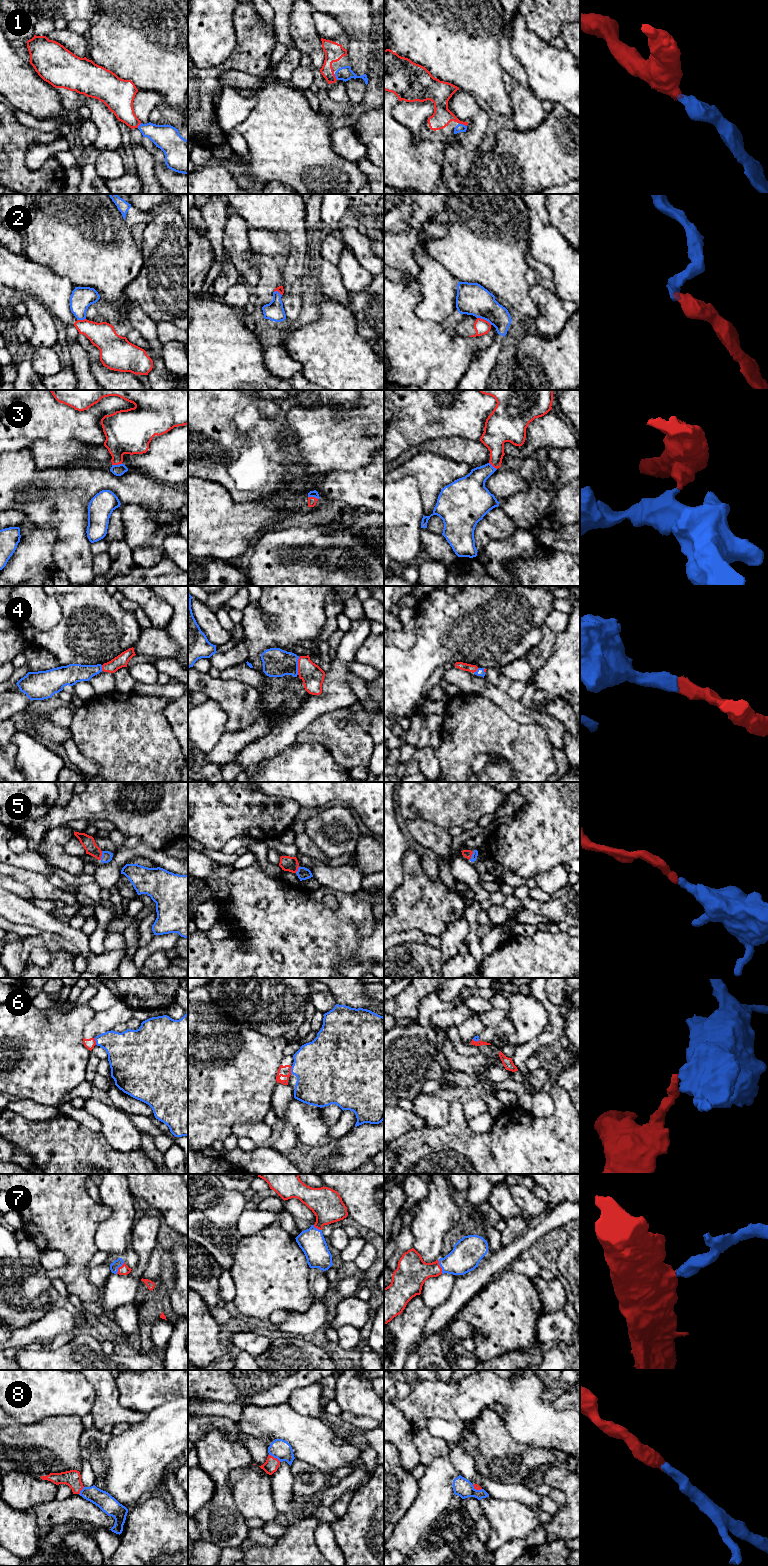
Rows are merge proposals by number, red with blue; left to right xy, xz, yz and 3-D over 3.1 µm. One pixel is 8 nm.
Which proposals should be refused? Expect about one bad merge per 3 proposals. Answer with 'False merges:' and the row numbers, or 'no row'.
False merges: 2, 6

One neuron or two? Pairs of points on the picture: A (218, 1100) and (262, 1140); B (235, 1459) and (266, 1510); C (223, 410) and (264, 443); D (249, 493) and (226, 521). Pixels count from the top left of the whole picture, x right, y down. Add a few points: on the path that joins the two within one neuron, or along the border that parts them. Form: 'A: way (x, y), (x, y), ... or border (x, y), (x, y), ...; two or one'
A: border (263, 1121), (236, 1122), (232, 1126), (231, 1133); two
B: border (252, 1464), (244, 1469), (232, 1472), (232, 1492); two
C: way (226, 422), (247, 443), (252, 443); one
D: border (224, 487), (229, 495), (239, 502), (265, 499); two

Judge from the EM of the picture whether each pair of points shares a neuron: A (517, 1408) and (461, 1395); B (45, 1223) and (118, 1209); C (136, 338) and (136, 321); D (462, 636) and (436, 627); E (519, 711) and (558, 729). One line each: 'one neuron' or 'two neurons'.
A: one neuron
B: two neurons
C: two neurons
D: one neuron
E: one neuron

